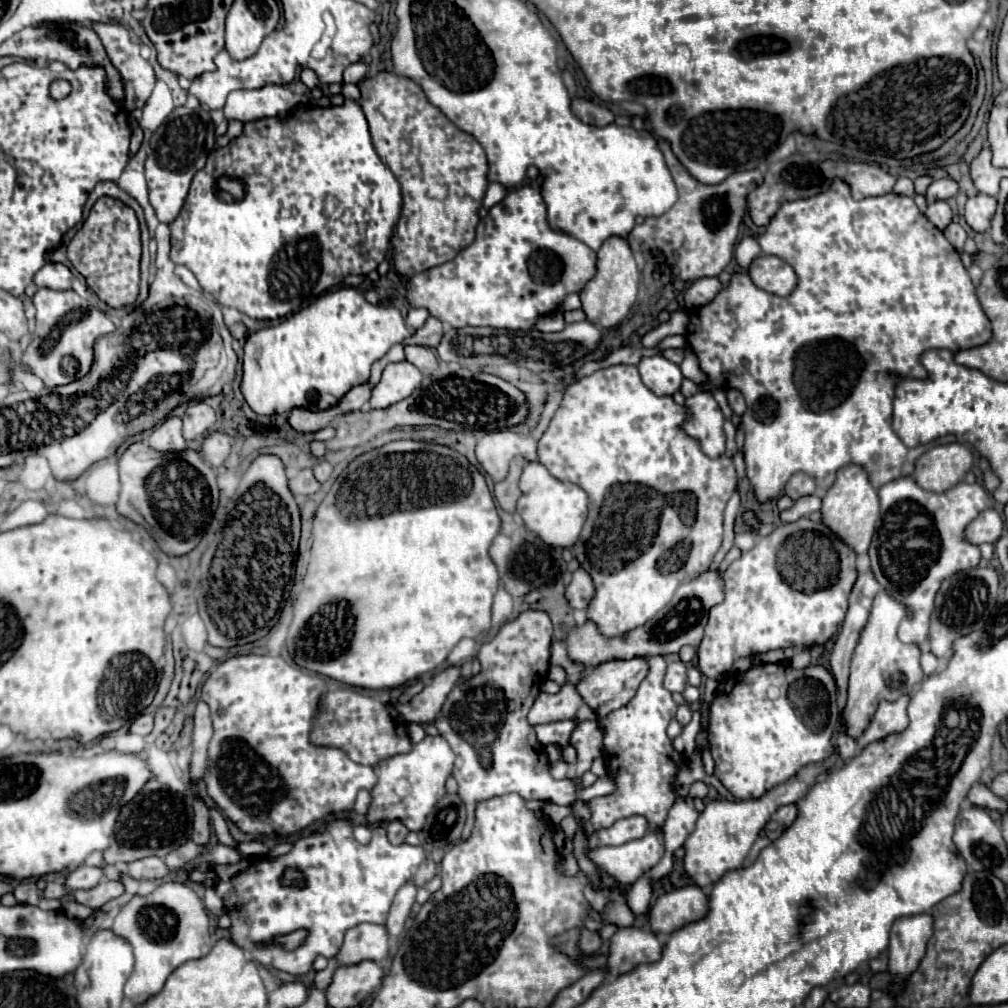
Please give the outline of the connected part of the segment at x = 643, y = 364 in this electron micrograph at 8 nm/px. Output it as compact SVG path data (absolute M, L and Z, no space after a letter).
M662 355L642 357L638 363L638 373L642 377L642 383L656 395L672 395L680 389L680 383L684 379L680 367Z

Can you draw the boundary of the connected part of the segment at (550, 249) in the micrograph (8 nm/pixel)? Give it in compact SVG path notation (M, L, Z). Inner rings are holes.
M530 185L510 191L504 201L492 207L488 217L476 231L476 239L452 261L436 265L420 275L414 275L408 283L406 299L410 307L424 307L430 315L438 317L450 327L496 327L496 329L522 329L528 331L536 321L558 309L562 299L570 293L578 293L588 279L596 275L596 251L580 243L570 235L562 235L550 229L546 219L546 203L542 193Z

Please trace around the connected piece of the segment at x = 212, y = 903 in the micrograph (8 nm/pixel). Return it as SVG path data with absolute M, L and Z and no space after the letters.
M208 889L206 891L206 897L204 897L204 905L206 905L206 909L208 911L212 911L214 915L224 915L224 903L222 903L222 899L216 895L216 891L214 889Z

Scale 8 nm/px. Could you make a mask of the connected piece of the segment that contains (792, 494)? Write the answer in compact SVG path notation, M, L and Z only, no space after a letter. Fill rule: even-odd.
M796 473L786 483L786 495L790 499L802 499L804 495L814 495L814 493L816 493L816 479L812 479L806 473Z

